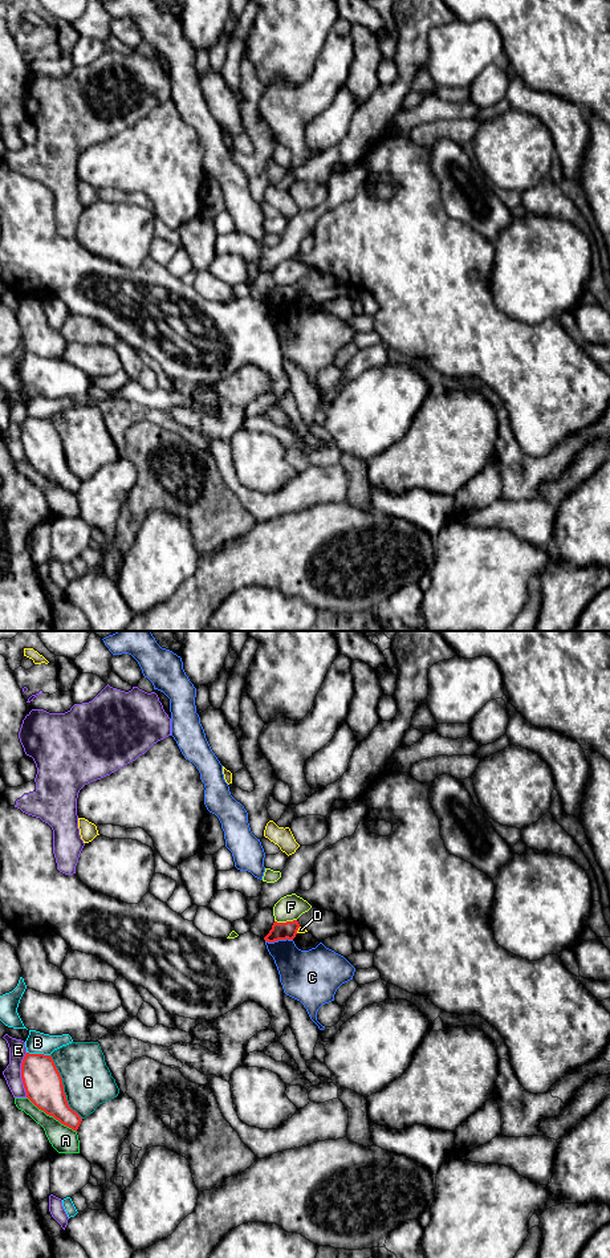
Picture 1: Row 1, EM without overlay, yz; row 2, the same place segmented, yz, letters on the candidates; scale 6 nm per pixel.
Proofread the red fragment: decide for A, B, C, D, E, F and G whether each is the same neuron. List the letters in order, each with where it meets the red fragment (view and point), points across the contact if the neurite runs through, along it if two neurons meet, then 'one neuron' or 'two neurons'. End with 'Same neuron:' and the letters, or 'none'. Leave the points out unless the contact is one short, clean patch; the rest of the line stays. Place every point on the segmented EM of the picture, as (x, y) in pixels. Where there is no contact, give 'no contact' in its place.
A: meets red in yz at (52, 1115); two neurons
B: meets red in yz at (39, 1054); two neurons
C: meets red in yz at (279, 939); two neurons
D: meets red in yz at (297, 929); border along yz (300, 927), (296, 932); two neurons
E: meets red in yz at (21, 1075); two neurons
F: meets red in yz at (287, 921); two neurons
G: meets red in yz at (62, 1087); two neurons
Same neuron: none

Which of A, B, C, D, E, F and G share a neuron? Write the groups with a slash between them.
A / B D / C / E / F / G

